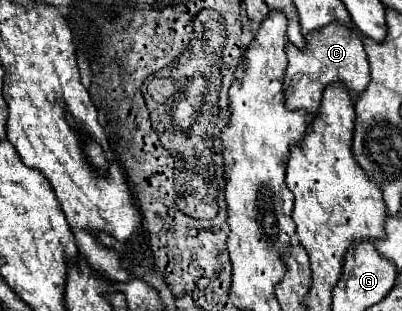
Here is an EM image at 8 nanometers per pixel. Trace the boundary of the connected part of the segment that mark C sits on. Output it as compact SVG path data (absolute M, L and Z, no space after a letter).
M333 23L333 33L329 31L313 31L307 35L305 51L293 47L293 43L285 45L287 51L287 73L285 73L285 103L289 109L305 109L307 113L317 115L321 105L321 93L327 85L335 81L343 81L353 95L359 95L369 83L369 63L361 43L361 33L357 29L349 29L341 23Z

